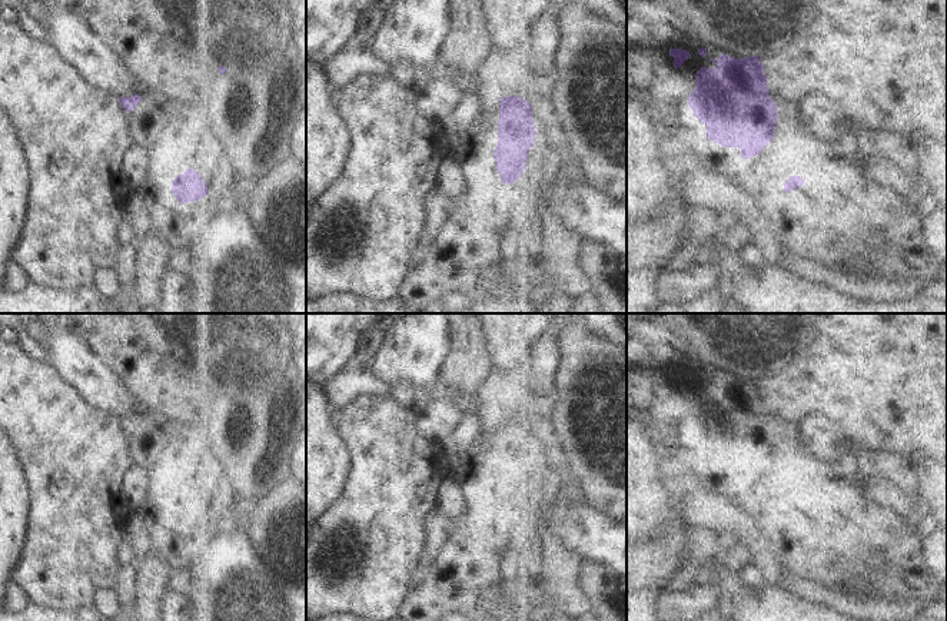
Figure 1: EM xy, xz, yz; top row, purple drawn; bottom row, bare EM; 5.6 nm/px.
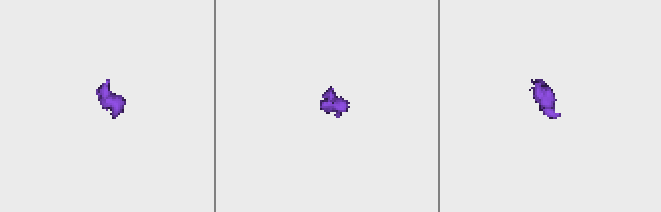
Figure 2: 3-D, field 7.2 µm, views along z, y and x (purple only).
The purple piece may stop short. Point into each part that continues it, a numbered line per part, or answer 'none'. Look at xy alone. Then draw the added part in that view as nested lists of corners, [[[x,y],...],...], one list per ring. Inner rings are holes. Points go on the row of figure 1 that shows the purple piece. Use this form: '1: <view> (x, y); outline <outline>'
1: xy (156, 181); outline [[[149,160],[146,170],[146,187],[159,193],[167,206],[180,206],[180,202],[172,192],[172,182],[159,169],[156,160]]]

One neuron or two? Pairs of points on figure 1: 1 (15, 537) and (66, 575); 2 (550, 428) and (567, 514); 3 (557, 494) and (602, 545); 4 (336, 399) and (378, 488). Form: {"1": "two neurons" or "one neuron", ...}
{"1": "two neurons", "2": "two neurons", "3": "one neuron", "4": "two neurons"}

